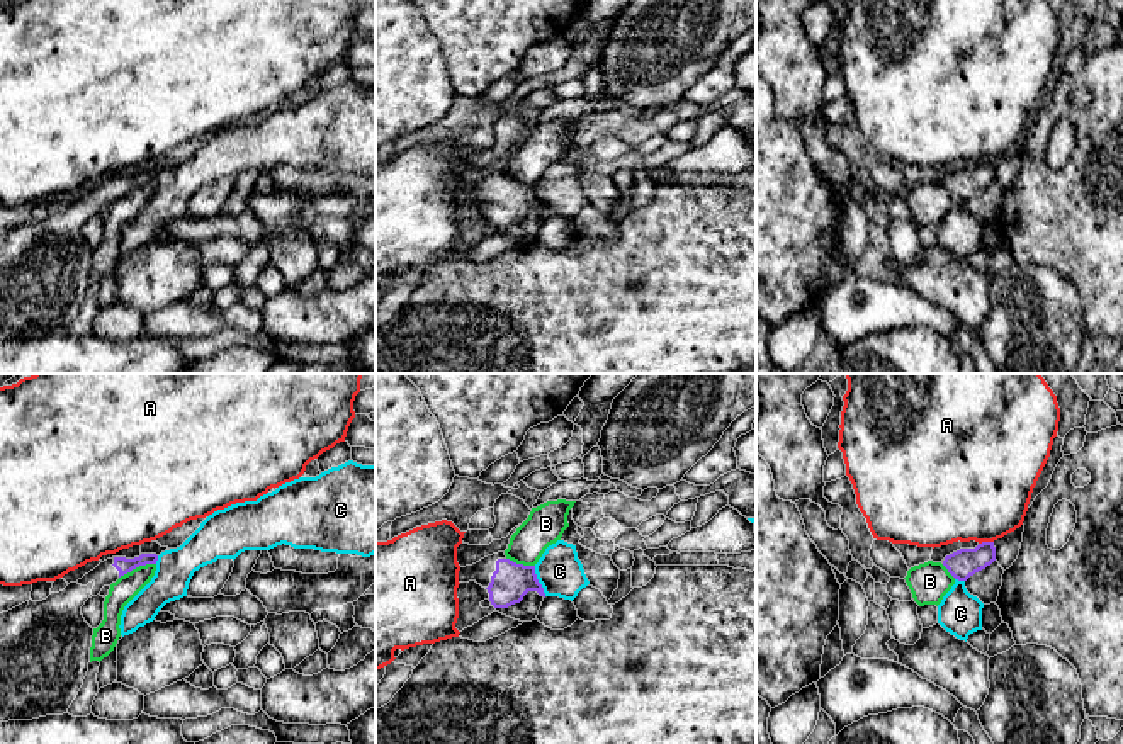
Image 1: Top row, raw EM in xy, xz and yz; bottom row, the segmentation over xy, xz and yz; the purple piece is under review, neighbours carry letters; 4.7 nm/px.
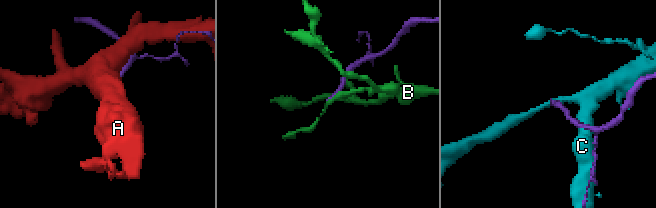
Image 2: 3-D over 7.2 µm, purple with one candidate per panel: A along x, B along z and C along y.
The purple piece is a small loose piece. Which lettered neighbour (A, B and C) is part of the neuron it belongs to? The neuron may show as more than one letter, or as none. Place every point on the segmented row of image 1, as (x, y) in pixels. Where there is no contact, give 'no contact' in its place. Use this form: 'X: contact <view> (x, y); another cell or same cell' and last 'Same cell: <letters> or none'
A: contact yz (986, 542); another cell
B: contact xy (136, 566); another cell
C: contact xz (537, 581); another cell
Same cell: none

